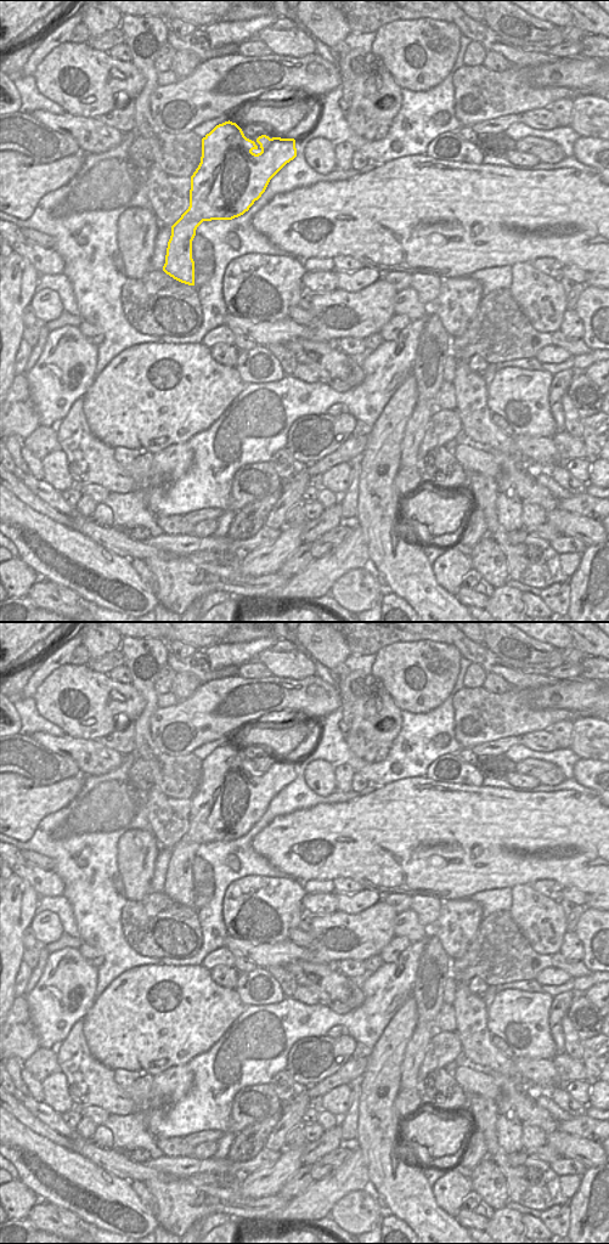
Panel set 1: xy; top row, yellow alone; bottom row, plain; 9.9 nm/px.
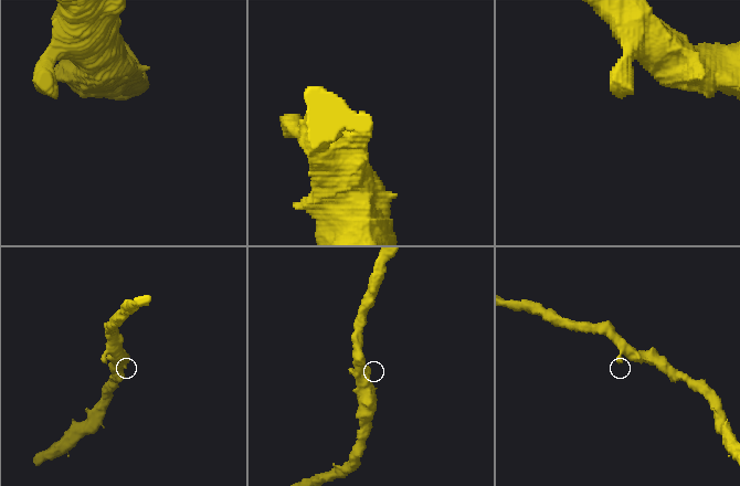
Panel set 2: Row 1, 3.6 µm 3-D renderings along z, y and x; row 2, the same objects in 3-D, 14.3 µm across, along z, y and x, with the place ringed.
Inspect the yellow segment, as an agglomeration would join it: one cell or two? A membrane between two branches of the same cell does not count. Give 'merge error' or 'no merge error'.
no merge error

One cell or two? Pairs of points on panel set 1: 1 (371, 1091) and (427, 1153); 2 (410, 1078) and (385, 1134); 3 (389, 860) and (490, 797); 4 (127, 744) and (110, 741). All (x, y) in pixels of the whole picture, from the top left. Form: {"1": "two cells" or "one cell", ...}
{"1": "two cells", "2": "two cells", "3": "one cell", "4": "one cell"}

